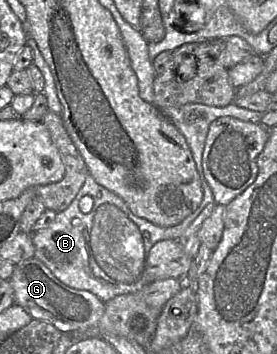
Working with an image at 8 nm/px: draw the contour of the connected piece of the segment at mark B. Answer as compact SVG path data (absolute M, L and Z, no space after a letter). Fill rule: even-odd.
M89 175L72 203L65 210L57 212L51 225L31 234L35 246L34 257L43 262L55 277L65 285L74 289L89 291L103 302L108 302L119 295L136 292L149 284L146 282L146 259L153 245L161 240L178 240L185 232L197 232L203 221L211 215L216 204L214 204L212 191L203 177L202 189L203 200L200 205L207 206L198 217L197 210L175 226L162 227L134 215L121 197L99 185ZM84 196L90 196L93 199L92 210L88 213L83 213L79 205Z

